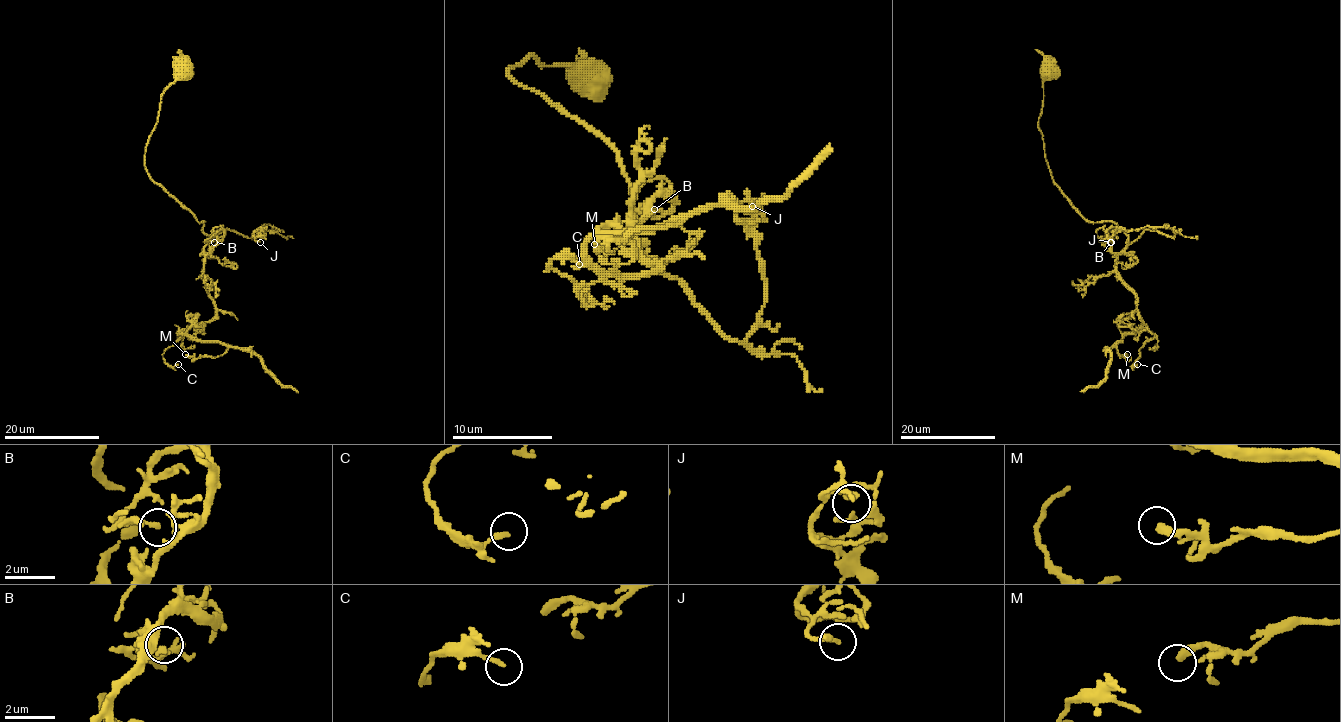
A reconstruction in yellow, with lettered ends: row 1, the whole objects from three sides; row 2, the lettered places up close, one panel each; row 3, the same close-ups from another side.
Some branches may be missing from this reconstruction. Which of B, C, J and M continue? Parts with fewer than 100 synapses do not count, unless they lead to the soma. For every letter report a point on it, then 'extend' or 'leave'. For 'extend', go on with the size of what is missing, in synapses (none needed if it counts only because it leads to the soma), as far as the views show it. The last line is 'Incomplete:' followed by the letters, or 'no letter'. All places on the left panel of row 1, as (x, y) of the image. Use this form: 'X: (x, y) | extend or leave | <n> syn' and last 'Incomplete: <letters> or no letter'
B: (214, 242) | leave
C: (178, 364) | leave
J: (260, 242) | leave
M: (185, 354) | leave
Incomplete: no letter

